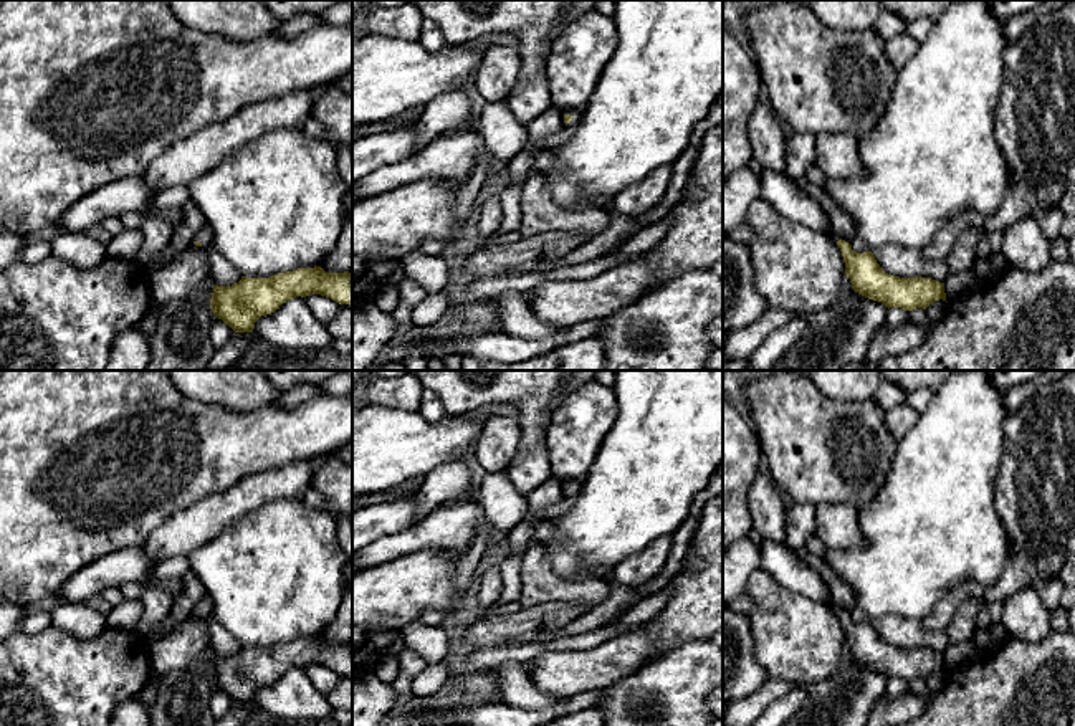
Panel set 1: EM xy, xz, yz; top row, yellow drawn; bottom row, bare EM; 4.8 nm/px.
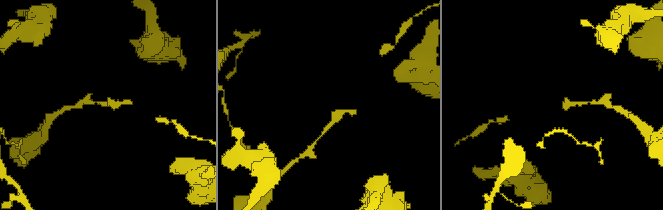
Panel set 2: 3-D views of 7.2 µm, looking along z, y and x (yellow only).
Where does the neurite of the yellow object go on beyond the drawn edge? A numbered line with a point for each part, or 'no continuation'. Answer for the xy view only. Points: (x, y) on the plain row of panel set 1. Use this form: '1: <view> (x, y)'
1: xy (205, 606)

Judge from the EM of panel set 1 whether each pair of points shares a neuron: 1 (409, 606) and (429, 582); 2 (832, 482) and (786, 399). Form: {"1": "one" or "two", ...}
{"1": "one", "2": "one"}

